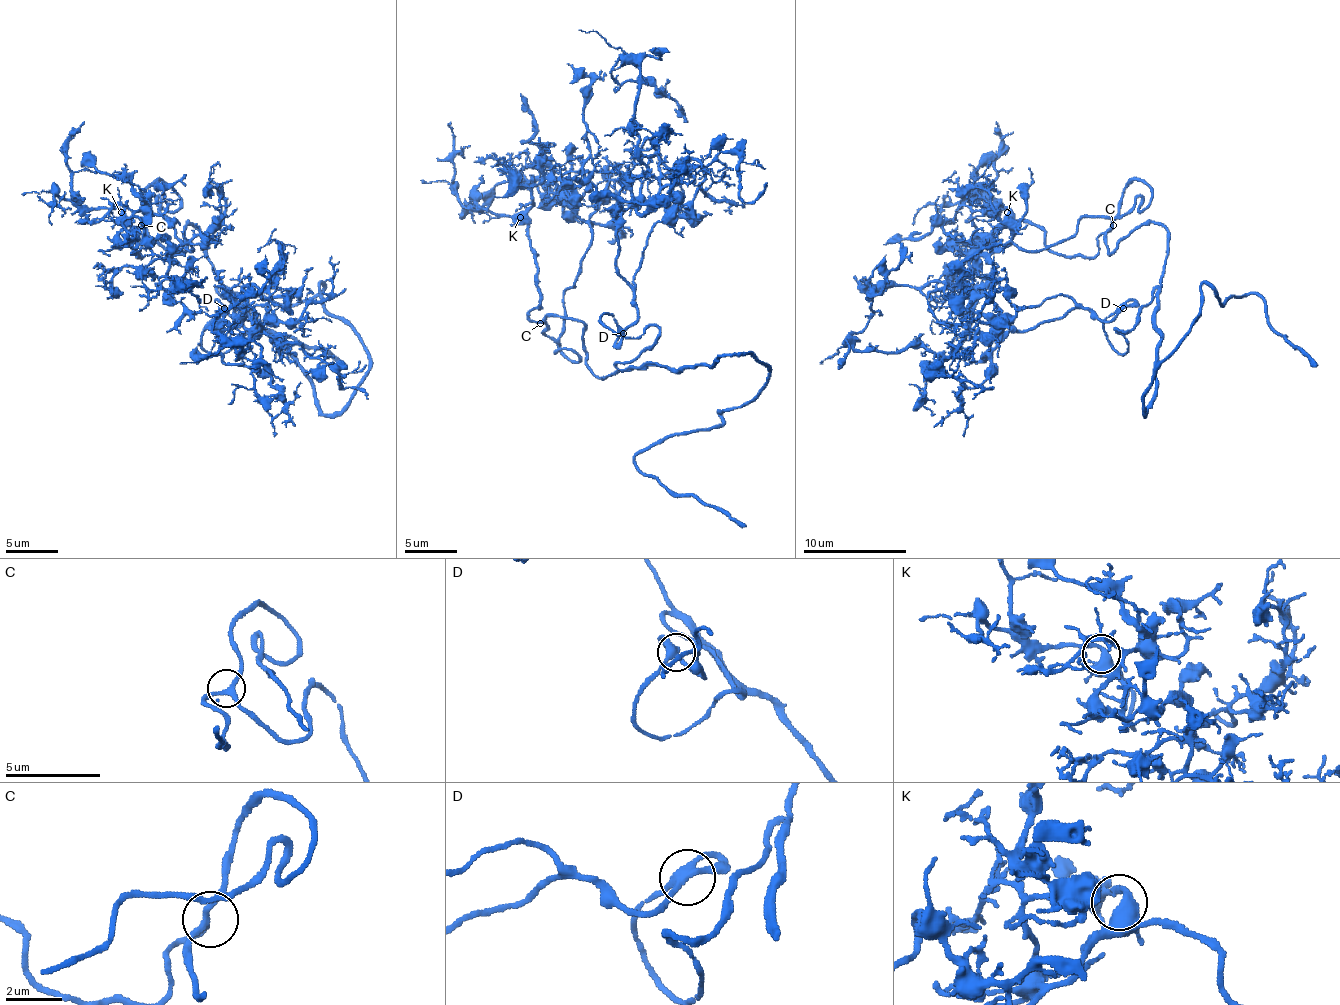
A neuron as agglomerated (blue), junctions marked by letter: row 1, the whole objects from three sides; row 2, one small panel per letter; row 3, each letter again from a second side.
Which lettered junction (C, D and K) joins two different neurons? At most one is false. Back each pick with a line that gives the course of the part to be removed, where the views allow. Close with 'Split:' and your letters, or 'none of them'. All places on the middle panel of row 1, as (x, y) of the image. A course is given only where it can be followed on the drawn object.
Split: none of them

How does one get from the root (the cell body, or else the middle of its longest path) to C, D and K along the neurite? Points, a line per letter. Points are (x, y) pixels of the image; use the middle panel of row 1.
C: (628, 362), (626, 370), (597, 378), (587, 365), (579, 321), (548, 315), (540, 323)
D: (628, 362), (649, 347), (659, 331), (649, 326), (639, 336), (618, 336), (600, 318), (608, 313), (623, 334)
K: (628, 362), (626, 370), (597, 378), (587, 365), (579, 321), (530, 318), (540, 308), (538, 264), (520, 217)

